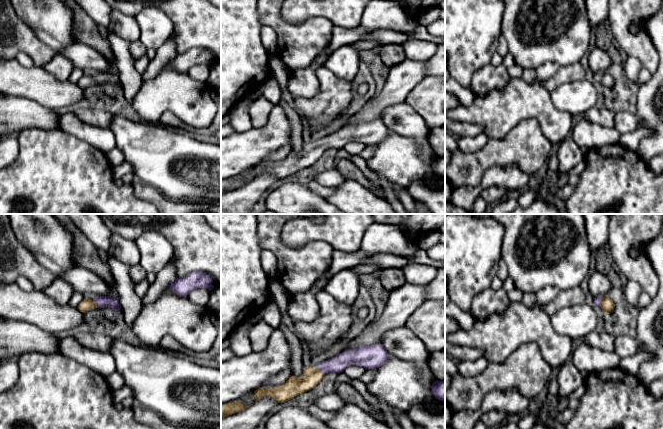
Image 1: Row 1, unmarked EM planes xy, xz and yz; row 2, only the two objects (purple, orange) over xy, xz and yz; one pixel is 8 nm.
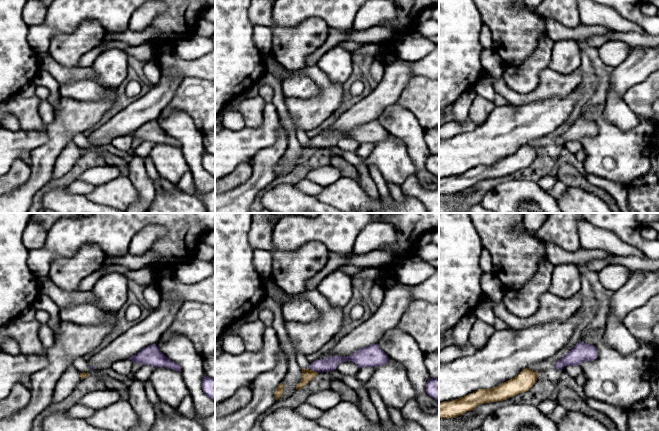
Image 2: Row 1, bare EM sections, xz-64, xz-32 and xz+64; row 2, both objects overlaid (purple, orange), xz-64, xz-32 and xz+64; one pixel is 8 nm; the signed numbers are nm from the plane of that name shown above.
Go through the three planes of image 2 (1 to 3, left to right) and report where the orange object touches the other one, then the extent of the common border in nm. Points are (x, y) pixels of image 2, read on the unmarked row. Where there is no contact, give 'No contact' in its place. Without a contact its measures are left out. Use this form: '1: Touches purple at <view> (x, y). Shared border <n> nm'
1: No contact
2: Touches purple at xz-32 (314, 146). Shared border 60 nm
3: No contact

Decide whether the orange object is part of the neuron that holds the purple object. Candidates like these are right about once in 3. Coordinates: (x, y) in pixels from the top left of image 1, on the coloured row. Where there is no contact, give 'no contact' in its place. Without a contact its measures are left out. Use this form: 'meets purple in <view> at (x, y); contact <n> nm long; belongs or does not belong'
meets purple in xz at (320, 370); contact 90 nm long; belongs

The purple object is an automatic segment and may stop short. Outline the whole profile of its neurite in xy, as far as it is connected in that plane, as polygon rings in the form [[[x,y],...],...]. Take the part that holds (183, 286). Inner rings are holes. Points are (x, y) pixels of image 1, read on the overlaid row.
[[[200,271],[192,272],[182,278],[177,278],[169,287],[176,295],[183,297],[187,297],[192,290],[197,288],[205,288],[209,291],[214,288],[212,278]]]

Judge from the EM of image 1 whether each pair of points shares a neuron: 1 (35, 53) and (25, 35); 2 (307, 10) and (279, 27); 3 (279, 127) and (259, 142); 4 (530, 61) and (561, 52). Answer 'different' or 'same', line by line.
1: same
2: different
3: same
4: same

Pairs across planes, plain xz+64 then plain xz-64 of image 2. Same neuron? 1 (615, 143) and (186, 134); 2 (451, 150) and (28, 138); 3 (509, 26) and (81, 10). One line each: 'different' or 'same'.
1: different
2: same
3: different

